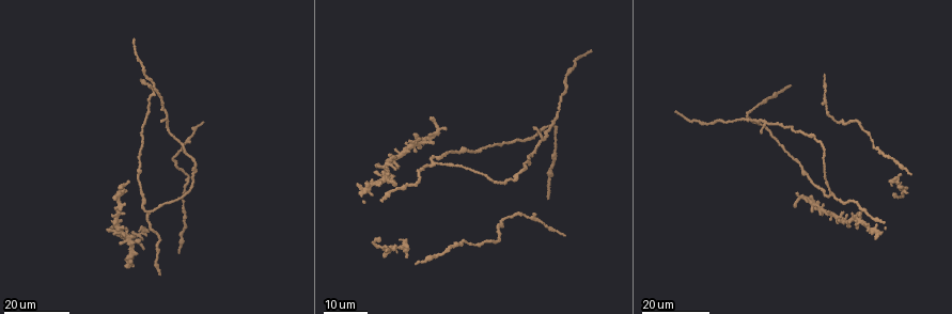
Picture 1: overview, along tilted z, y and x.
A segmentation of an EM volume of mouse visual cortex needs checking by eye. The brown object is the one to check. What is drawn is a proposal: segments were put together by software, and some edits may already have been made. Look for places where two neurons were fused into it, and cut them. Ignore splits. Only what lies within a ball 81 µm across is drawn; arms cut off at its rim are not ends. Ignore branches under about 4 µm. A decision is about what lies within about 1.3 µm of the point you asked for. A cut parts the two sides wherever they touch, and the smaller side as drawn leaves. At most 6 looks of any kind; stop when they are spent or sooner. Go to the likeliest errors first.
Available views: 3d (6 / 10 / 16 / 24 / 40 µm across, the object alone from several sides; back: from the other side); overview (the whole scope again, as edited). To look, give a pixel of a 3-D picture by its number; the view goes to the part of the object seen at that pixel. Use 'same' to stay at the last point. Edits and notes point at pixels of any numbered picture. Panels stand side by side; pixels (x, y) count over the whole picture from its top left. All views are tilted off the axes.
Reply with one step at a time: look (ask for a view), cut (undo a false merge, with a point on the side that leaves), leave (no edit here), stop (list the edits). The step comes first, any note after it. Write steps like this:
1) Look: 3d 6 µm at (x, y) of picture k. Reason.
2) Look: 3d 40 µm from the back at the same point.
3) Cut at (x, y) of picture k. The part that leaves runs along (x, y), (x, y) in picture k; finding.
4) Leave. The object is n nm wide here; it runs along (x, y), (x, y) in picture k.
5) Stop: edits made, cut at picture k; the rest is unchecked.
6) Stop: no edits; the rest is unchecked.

Look: 3d 16 µm at (419, 142) of picture 1. Looks like a crossing.

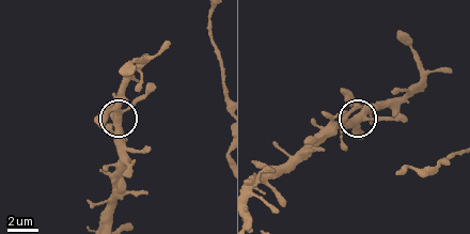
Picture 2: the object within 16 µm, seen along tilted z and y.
Look: 3d 6 µm at (359, 115) of picture 2.

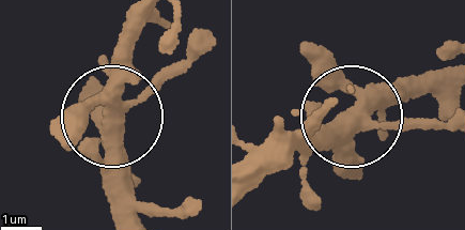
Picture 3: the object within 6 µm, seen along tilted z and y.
Look: 3d 6 µm from the back at (356, 114) of picture 3.

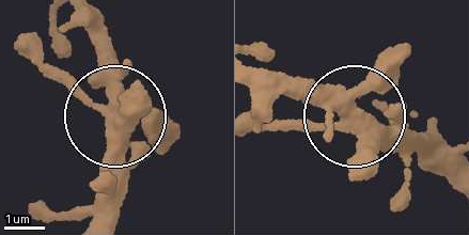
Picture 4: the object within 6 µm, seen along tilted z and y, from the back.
Leave. The side arm is 8 µm long; all the same neuron.

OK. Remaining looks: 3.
Look: 3d 24 µm at (857, 219) of picture 1. Four or more arms meet.

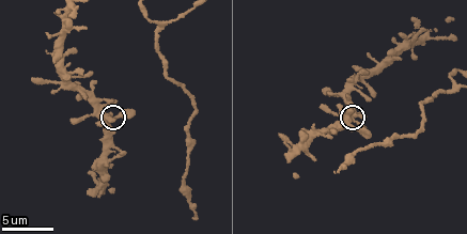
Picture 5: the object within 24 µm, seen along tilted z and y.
Look: 3d 6 µm at (346, 123) of picture 5. Zoom in.

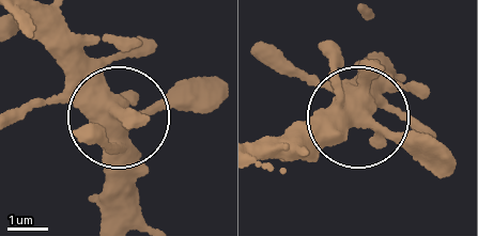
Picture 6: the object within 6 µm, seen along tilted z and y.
Leave. The side arm is 24 µm long; 5 arms meet here; one neuron here.

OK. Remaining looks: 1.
Look: 3d 16 µm at (455, 86) of picture 5. Branch point.

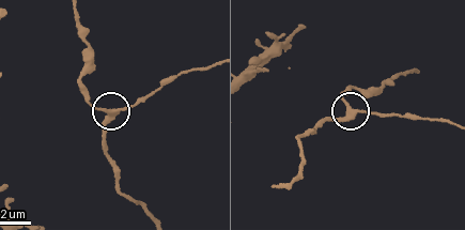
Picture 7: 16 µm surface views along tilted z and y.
Leave. The object is 290 nm wide here; it runs along (190, 72), (168, 78), (127, 107), (112, 112), (104, 152) in picture 7; all the same neuron.

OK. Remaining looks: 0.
Stop: no edits; the rest is unchecked.

